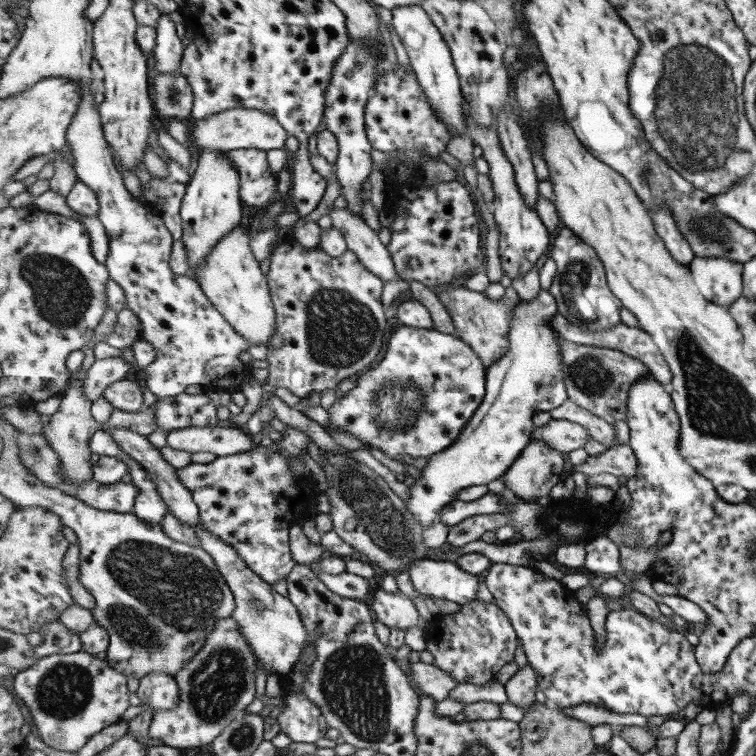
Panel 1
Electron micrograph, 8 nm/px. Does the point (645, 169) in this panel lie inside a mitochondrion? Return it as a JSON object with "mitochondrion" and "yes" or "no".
{"mitochondrion":"yes"}

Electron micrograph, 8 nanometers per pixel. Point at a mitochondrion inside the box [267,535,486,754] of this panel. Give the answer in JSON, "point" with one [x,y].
{"point":[353,684]}

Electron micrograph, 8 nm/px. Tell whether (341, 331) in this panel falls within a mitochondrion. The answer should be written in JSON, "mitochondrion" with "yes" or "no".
{"mitochondrion":"yes"}

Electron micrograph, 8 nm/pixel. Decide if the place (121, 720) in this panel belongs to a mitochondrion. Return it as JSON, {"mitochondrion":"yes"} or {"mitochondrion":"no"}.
{"mitochondrion":"no"}

